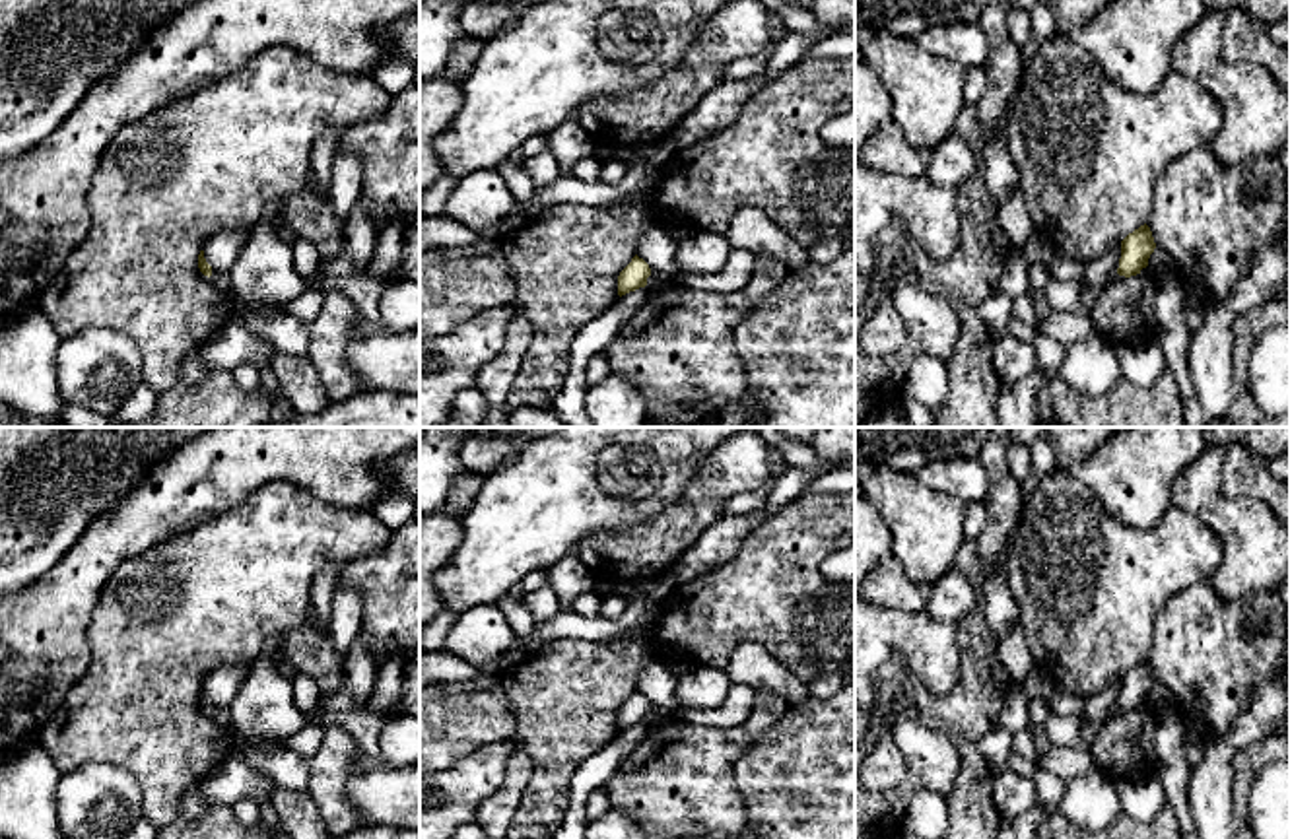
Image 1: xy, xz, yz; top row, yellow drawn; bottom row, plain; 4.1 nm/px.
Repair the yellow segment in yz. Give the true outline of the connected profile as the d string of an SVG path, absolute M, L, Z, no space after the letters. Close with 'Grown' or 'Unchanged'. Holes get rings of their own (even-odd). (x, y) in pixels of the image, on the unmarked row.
M1146 658L1129 668L1121 676L1121 693L1117 709L1125 713L1140 709L1140 705L1148 701L1148 693L1154 688L1154 684L1156 678Z. Unchanged

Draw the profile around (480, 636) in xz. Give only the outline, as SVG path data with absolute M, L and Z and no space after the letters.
M484 604L457 616L441 649L488 672L509 651L513 639L515 633L499 608L495 604Z

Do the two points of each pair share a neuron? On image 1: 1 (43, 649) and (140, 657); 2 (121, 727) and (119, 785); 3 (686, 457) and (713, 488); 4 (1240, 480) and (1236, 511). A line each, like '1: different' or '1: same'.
1: different
2: different
3: different
4: different

